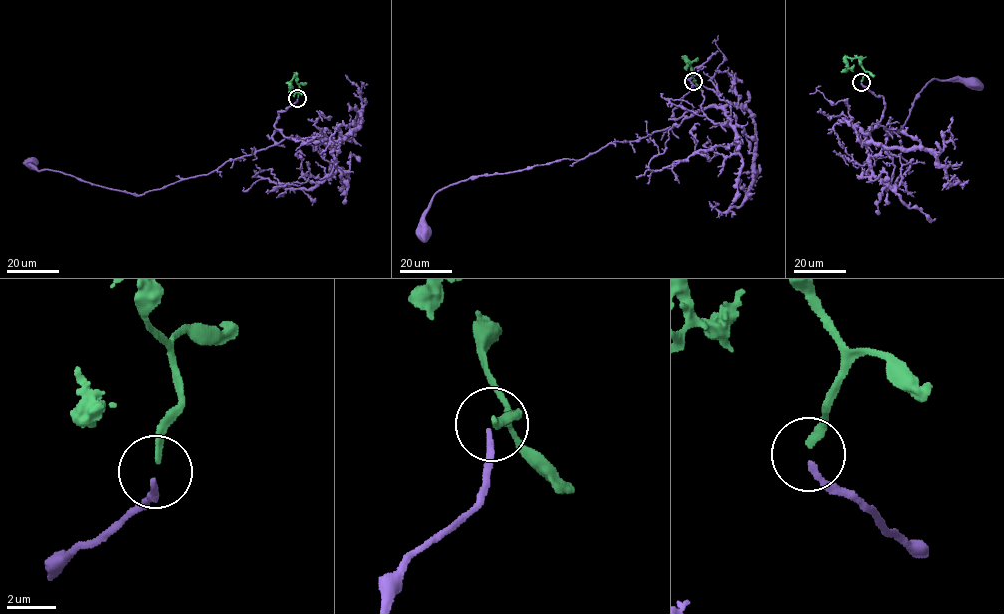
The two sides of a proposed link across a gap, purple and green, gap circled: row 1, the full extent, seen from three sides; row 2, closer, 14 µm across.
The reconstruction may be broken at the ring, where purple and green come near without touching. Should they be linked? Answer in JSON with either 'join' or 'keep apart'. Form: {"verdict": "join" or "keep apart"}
{"verdict": "join"}

